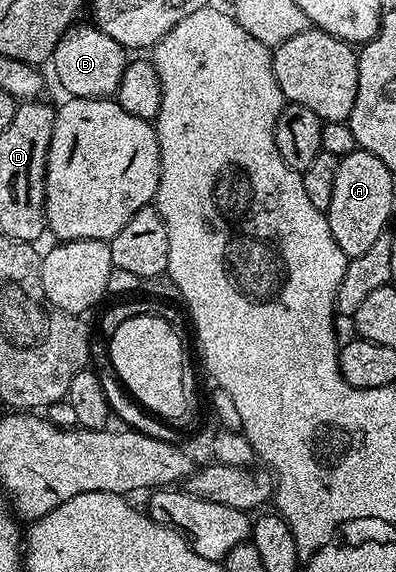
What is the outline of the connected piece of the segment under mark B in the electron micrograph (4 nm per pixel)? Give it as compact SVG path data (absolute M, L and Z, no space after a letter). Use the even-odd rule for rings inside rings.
M92 24L81 25L70 26L59 40L59 44L55 44L51 59L53 74L57 77L58 84L66 90L66 95L75 98L112 99L123 80L127 51L99 27Z

